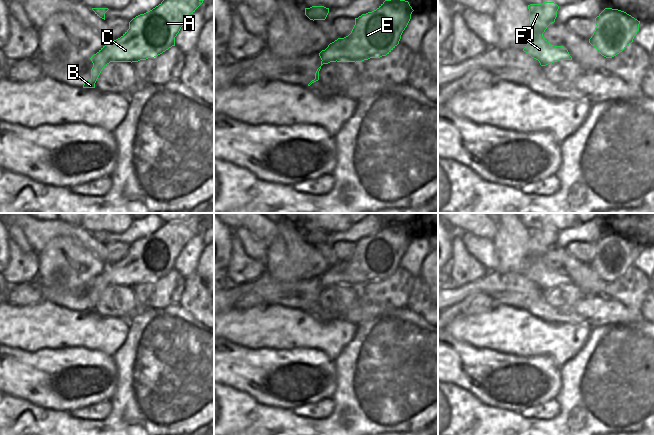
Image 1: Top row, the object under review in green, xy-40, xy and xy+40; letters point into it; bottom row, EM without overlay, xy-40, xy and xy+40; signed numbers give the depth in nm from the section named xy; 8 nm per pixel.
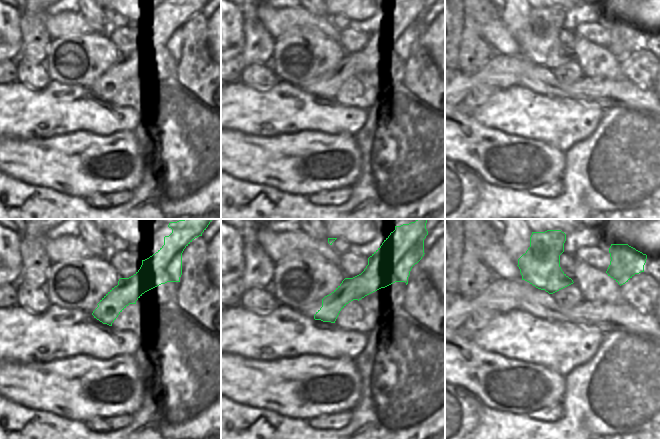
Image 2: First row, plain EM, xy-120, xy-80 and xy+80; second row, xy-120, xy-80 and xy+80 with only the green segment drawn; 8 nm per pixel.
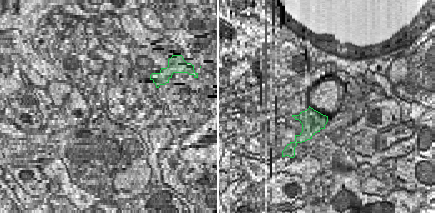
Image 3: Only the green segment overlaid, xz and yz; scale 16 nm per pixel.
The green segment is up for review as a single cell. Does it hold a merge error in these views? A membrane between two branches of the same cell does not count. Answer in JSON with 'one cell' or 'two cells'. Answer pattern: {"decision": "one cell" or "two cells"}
{"decision": "two cells"}

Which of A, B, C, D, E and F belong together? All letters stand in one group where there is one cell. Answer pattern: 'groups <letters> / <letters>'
groups A B C E / D F

